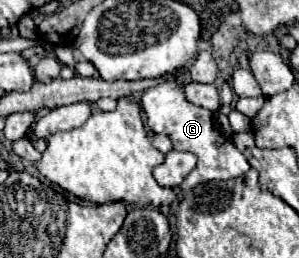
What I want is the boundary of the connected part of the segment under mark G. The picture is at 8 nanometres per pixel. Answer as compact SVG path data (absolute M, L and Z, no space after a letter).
M165 81L165 83L159 83L157 87L147 89L141 95L141 107L147 115L147 125L153 133L169 135L175 149L191 151L197 155L197 167L181 183L183 191L189 191L195 185L205 183L205 181L223 181L223 179L239 177L245 171L249 171L249 163L243 157L243 153L233 145L233 141L229 137L225 137L215 127L213 113L203 107L191 105L185 99L181 81Z

